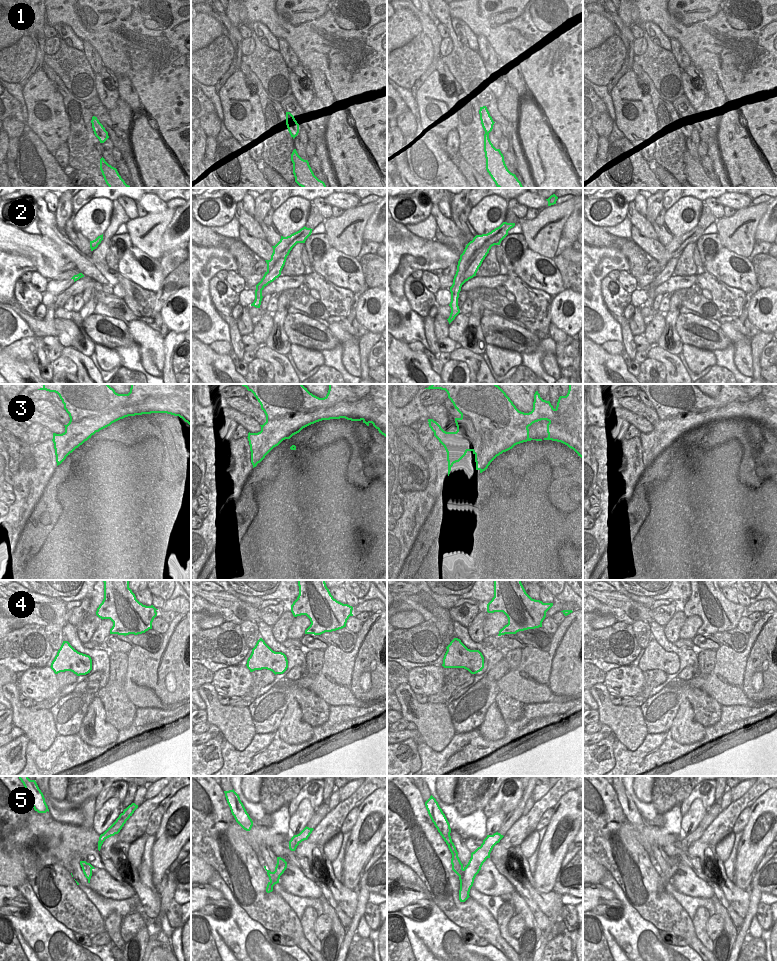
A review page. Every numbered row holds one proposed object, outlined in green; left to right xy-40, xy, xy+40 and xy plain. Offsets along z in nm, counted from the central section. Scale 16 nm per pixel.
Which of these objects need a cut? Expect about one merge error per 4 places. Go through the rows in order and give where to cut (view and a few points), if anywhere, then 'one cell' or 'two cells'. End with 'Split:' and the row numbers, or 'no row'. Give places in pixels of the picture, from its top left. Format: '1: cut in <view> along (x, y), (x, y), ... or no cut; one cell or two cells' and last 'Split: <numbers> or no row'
1: cut in xy along (292, 120), (290, 122), (292, 129), (290, 134); two cells
2: cut in xy along (308, 228), (284, 244), (262, 284); two cells
3: cut in xy+40 along (457, 426), (472, 433), (467, 444), (479, 451), (476, 458); two cells
4: no cut; one cell
5: cut in xy+40 along (463, 869), (463, 887), (468, 892); two cells
Split: 1, 2, 3, 5

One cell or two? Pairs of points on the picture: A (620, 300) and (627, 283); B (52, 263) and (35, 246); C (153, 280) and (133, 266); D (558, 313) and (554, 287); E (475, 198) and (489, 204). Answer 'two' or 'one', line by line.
A: two
B: one
C: one
D: two
E: two

